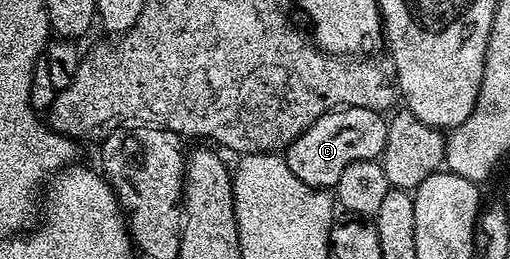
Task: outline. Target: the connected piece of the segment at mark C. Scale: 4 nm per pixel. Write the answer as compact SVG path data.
M345 106L329 111L321 116L292 146L288 146L285 157L289 168L293 168L293 176L297 176L305 184L316 188L334 188L337 180L341 180L341 172L354 162L369 162L378 159L385 148L388 119L380 111L369 108L353 108Z

